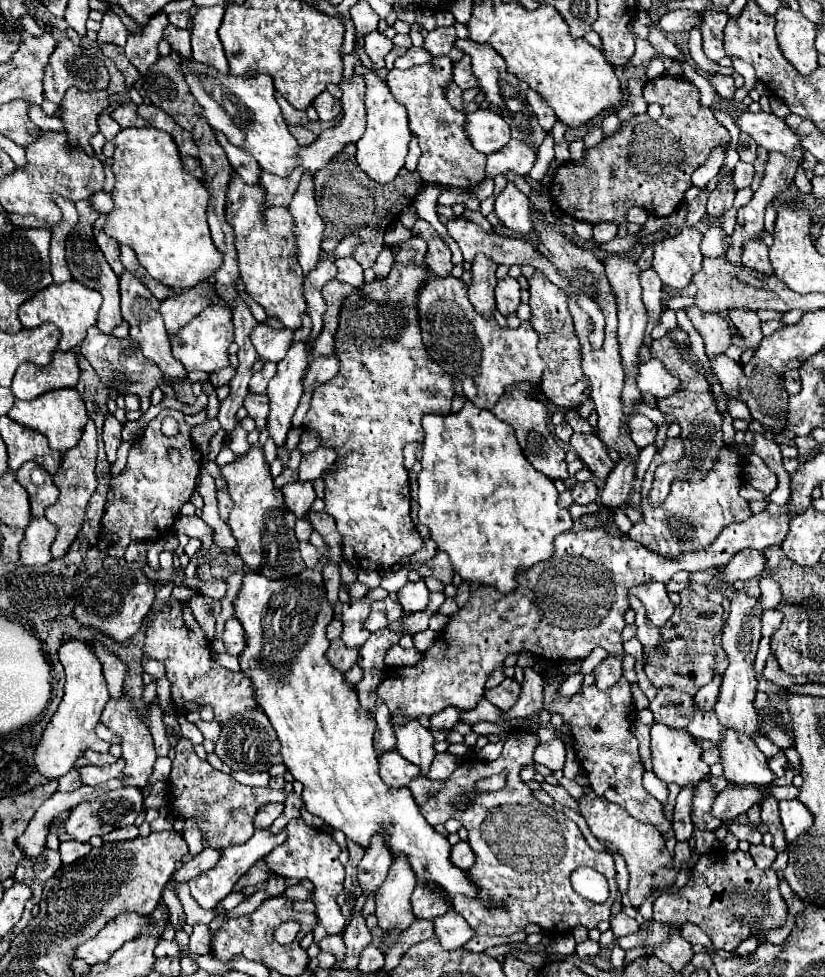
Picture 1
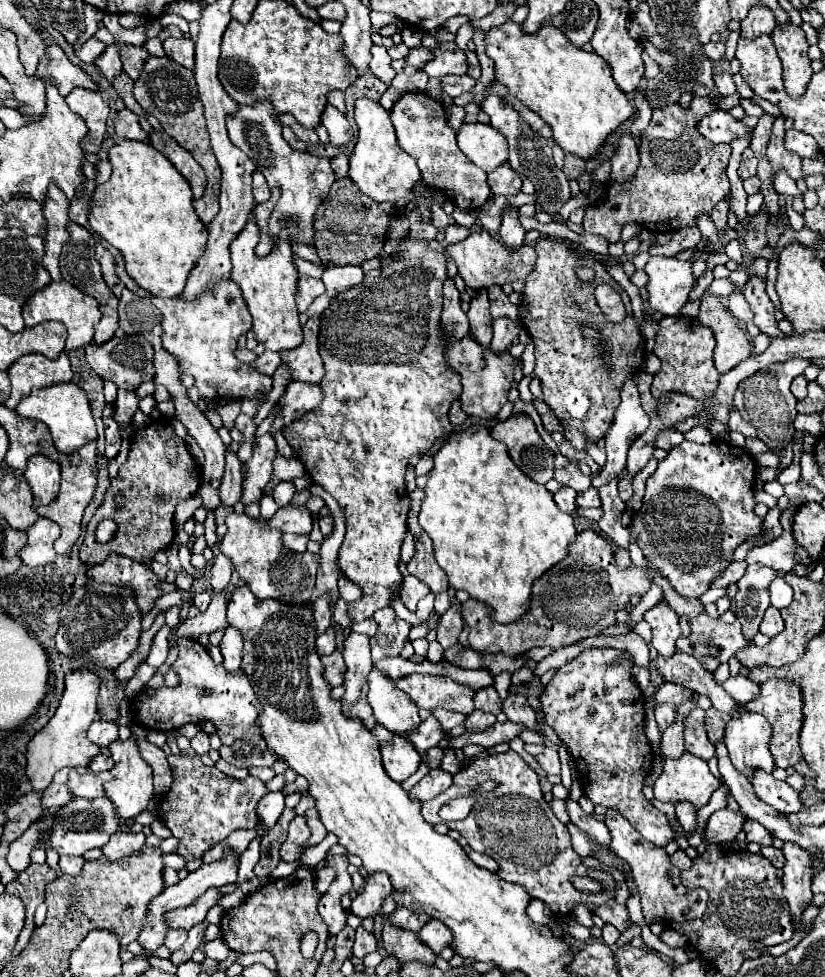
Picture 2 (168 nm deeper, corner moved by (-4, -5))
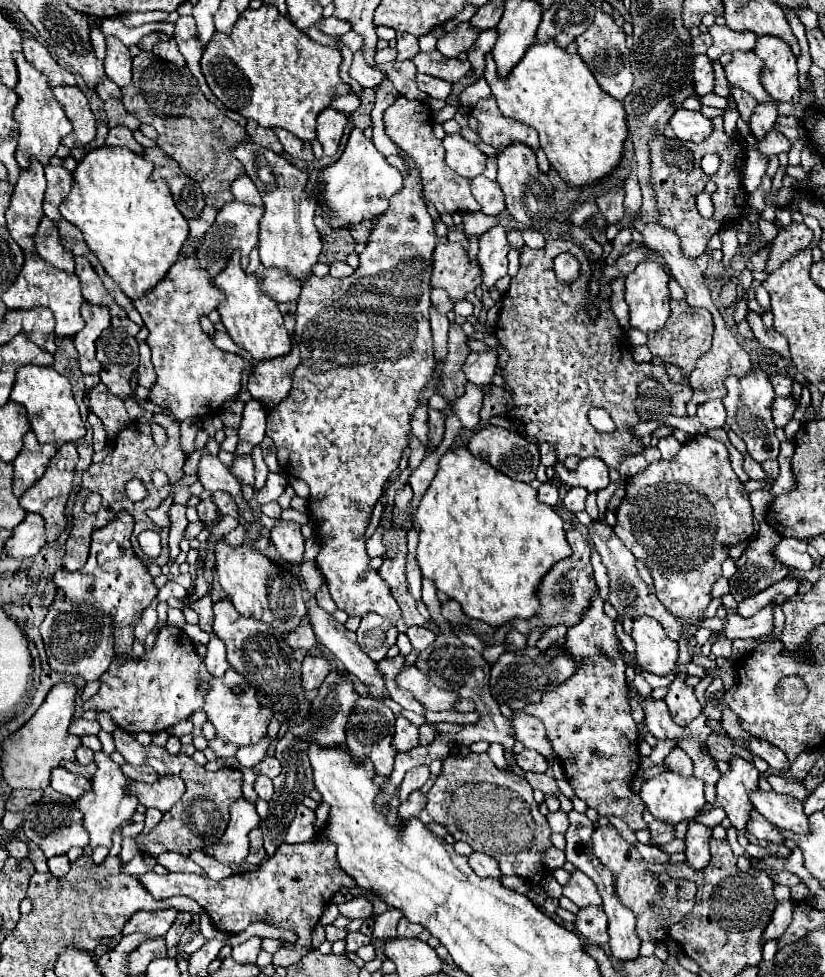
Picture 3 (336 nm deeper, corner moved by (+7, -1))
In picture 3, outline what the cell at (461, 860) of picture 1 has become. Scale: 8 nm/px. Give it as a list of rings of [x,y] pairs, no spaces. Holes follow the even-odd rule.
[[[472,853],[470,855],[470,867],[480,875],[480,877],[494,877],[494,879],[500,879],[502,873],[500,873],[500,867],[498,867],[498,861],[490,855],[484,855],[484,853]]]

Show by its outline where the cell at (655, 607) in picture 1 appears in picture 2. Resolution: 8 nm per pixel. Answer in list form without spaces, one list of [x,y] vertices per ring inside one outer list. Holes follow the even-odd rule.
[[[667,601],[657,603],[651,607],[643,619],[651,625],[653,629],[653,641],[651,645],[659,651],[663,657],[671,657],[675,653],[675,641],[681,633],[679,629],[679,615],[669,607]]]

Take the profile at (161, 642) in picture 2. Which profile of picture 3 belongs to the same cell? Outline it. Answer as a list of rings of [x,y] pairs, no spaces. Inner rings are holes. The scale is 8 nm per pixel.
[[[152,601],[152,603],[142,611],[140,619],[134,623],[134,637],[136,637],[138,641],[144,641],[146,635],[148,635],[148,633],[154,629],[154,625],[156,625],[156,603],[158,603],[158,601]]]

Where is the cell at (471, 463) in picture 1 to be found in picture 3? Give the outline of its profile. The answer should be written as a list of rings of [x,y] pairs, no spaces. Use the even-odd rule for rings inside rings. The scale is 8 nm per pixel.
[[[466,447],[442,455],[438,473],[416,507],[414,517],[420,533],[416,561],[422,577],[432,579],[438,591],[458,601],[464,615],[492,627],[508,625],[512,619],[534,617],[540,609],[536,593],[542,577],[558,561],[570,557],[570,547],[562,527],[564,523],[552,507],[536,499],[536,489],[494,471],[486,461],[470,455]]]

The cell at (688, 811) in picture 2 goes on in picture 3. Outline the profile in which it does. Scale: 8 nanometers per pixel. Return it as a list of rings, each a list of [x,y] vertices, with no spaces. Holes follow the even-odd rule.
[[[644,811],[644,821],[648,825],[652,845],[658,847],[658,845],[664,845],[674,839],[674,827],[666,827],[664,823],[658,823],[658,819],[652,819],[652,815],[648,811]]]

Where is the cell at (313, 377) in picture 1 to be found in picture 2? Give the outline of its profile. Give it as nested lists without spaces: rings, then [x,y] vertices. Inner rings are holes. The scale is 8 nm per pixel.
[[[293,381],[283,397],[279,399],[281,403],[281,415],[277,417],[277,423],[273,425],[273,433],[279,431],[281,427],[297,421],[303,417],[307,411],[317,407],[323,401],[323,391],[319,385],[311,385],[305,381]]]

